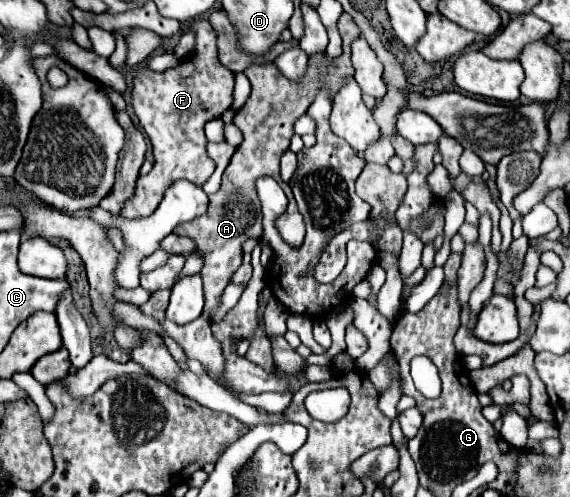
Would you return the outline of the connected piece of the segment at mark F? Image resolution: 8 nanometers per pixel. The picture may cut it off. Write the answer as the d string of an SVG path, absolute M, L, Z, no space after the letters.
M202 18L192 22L190 28L196 30L196 50L194 56L184 60L182 66L164 72L154 72L148 68L136 70L132 82L132 106L140 120L140 126L152 142L154 168L146 176L138 178L134 198L128 200L128 204L120 212L120 216L124 218L150 216L158 208L164 190L174 180L184 178L194 182L196 186L202 186L214 172L214 164L206 154L204 124L208 120L220 118L222 112L230 108L234 74L218 60L216 32L212 32L212 24Z

